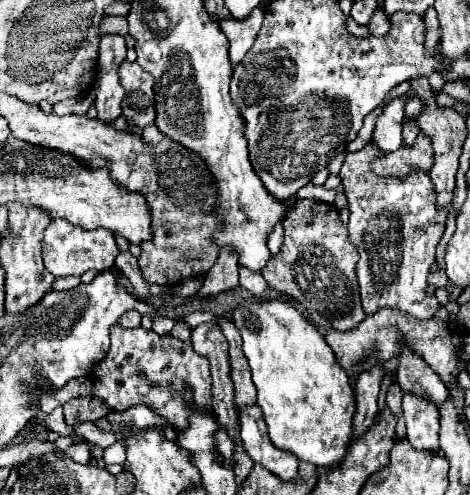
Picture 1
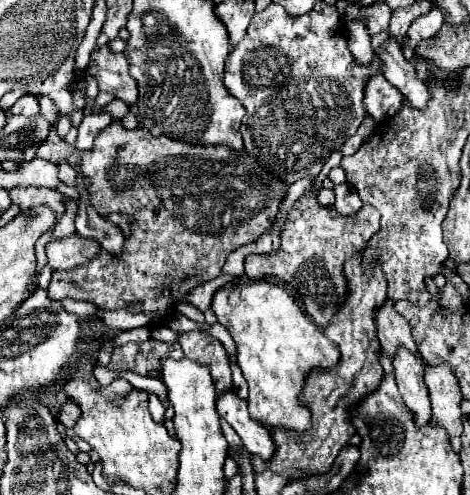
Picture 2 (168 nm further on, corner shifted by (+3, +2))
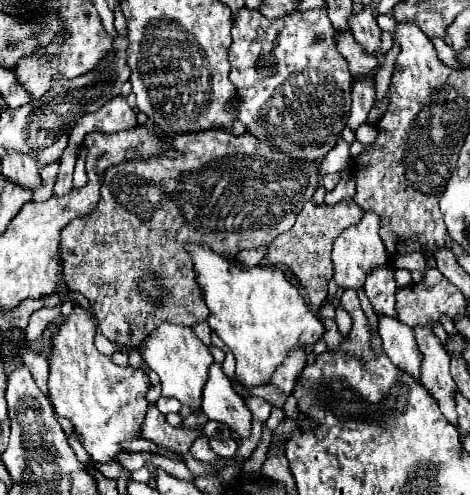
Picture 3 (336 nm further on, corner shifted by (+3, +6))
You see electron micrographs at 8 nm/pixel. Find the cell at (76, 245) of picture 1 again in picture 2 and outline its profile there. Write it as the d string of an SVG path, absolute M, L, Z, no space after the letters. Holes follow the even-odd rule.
M77 233L69 235L65 239L59 239L59 241L51 241L45 248L46 256L49 257L49 265L53 271L73 269L81 263L87 263L99 251L101 251L101 247L95 241L83 239Z

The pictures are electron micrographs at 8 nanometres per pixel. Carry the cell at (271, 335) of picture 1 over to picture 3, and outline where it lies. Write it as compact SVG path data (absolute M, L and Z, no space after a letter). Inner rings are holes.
M187 245L187 251L193 255L197 281L209 307L207 321L235 355L235 375L245 387L269 385L275 369L287 359L289 351L305 351L323 337L323 323L305 305L305 299L281 269L253 267L247 271L237 267L233 259L225 259L203 245Z

